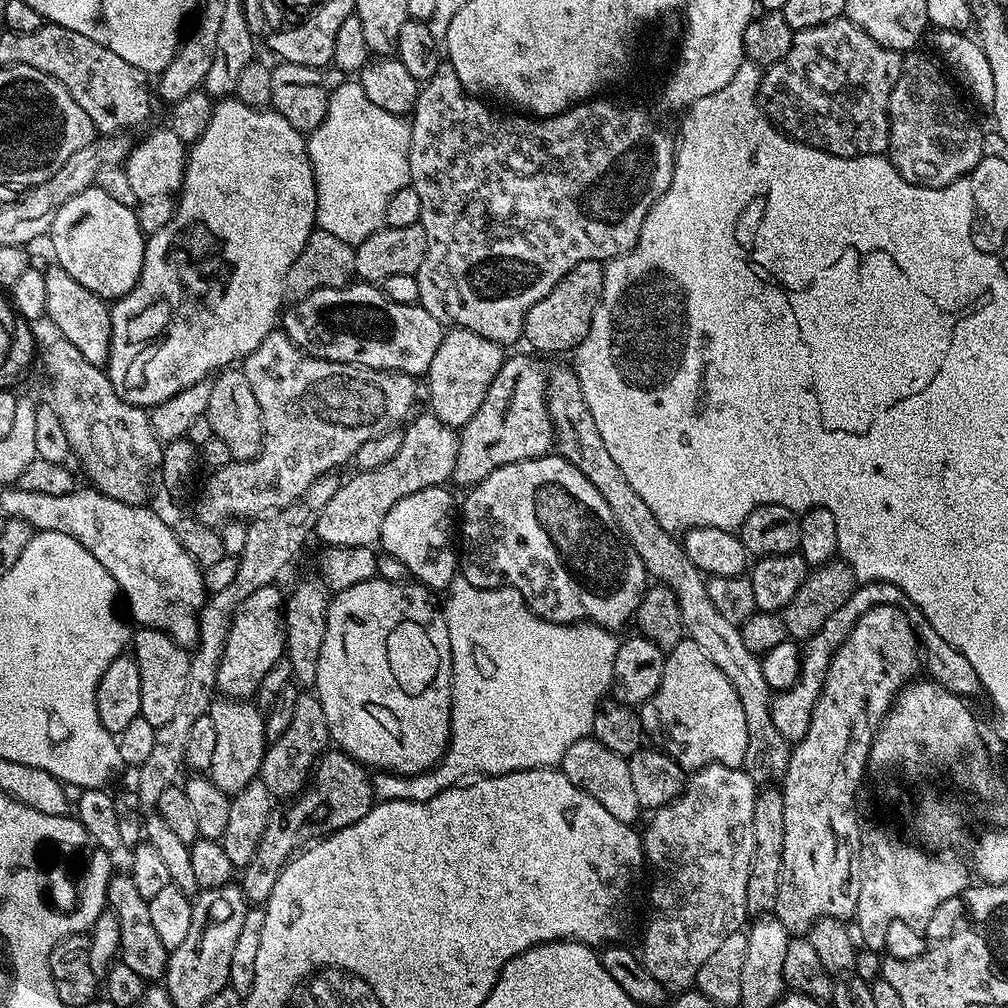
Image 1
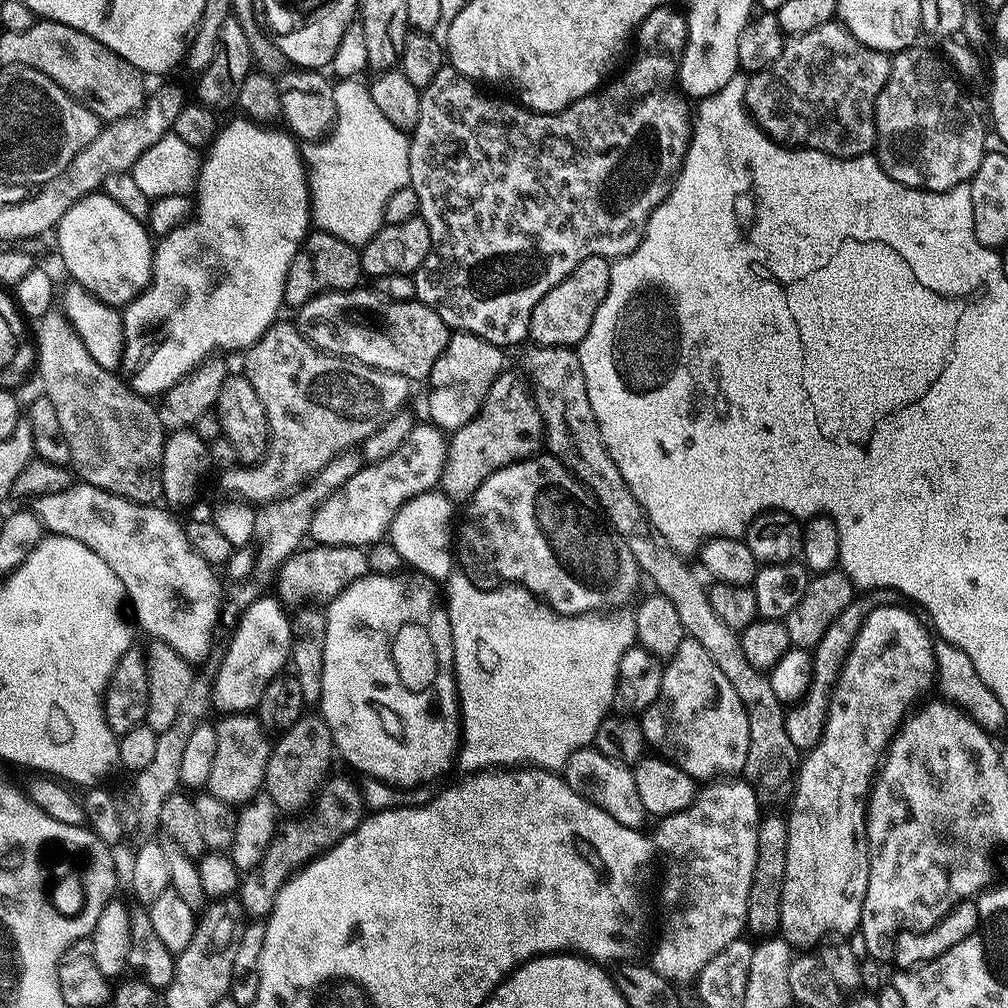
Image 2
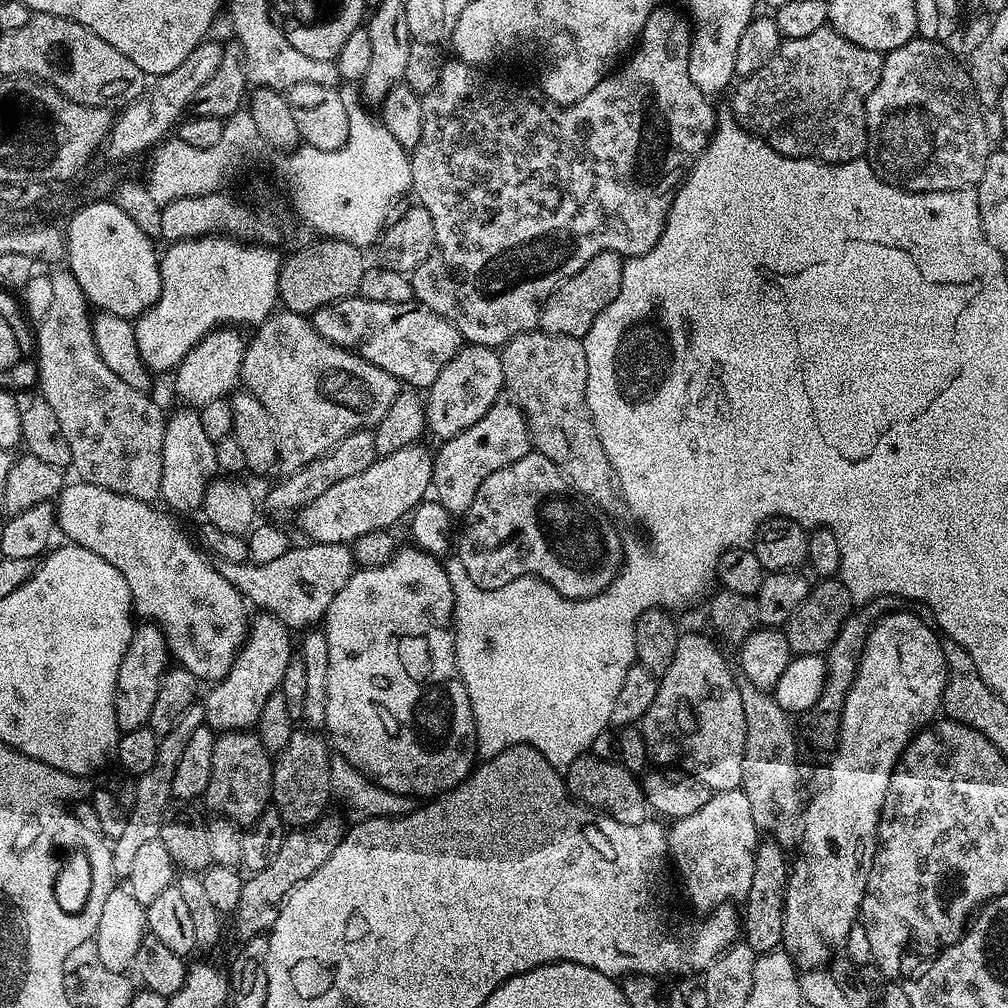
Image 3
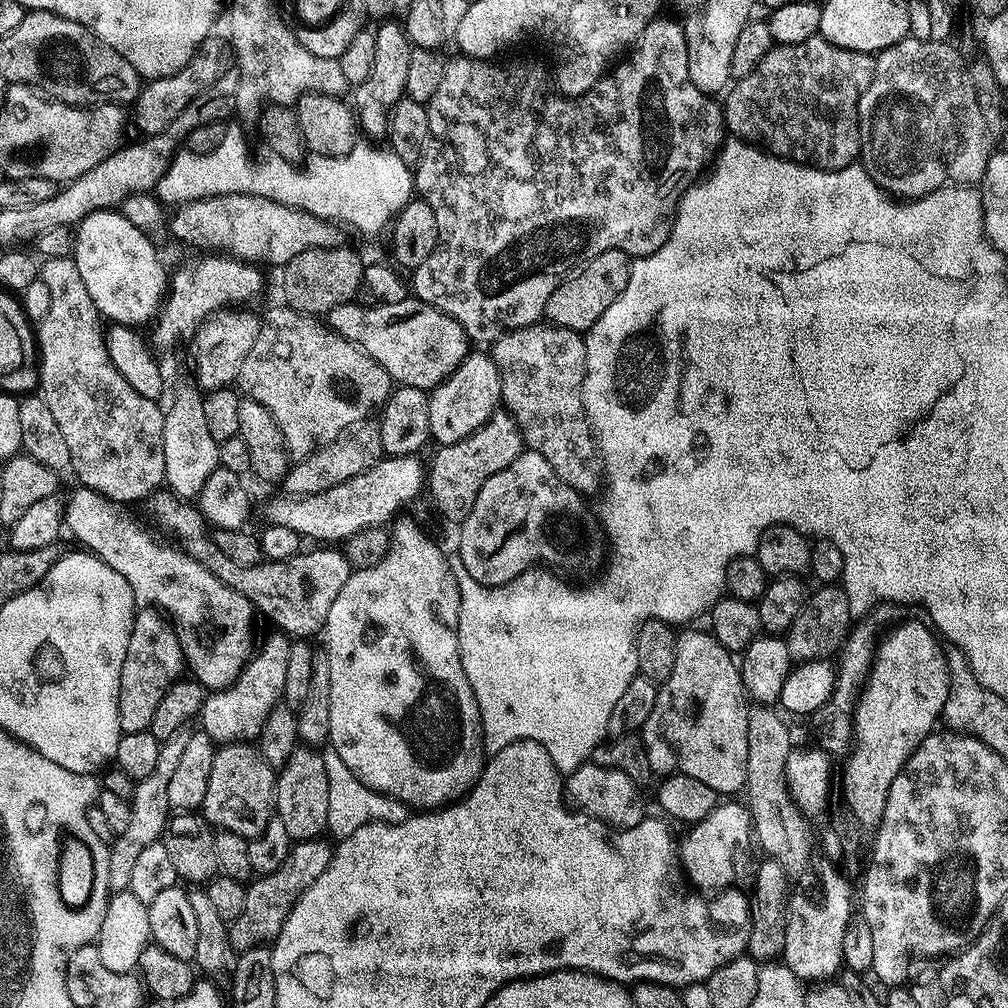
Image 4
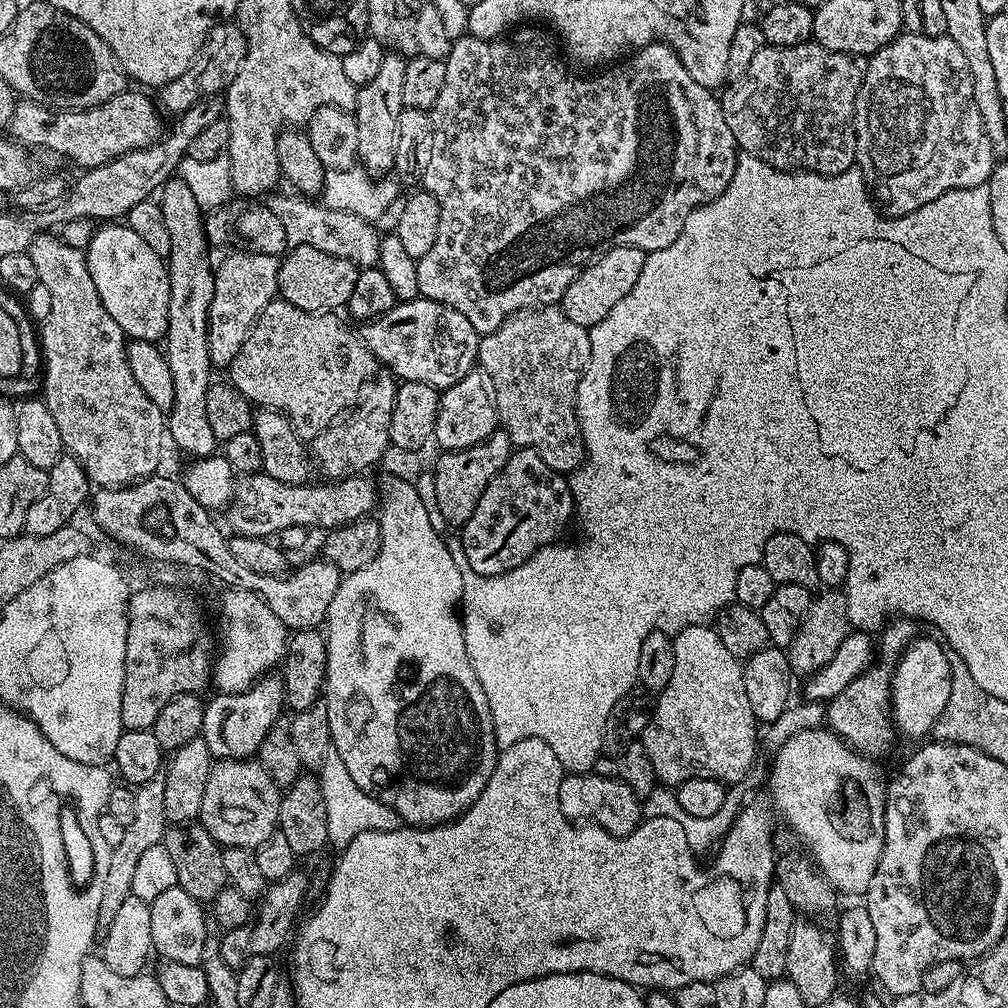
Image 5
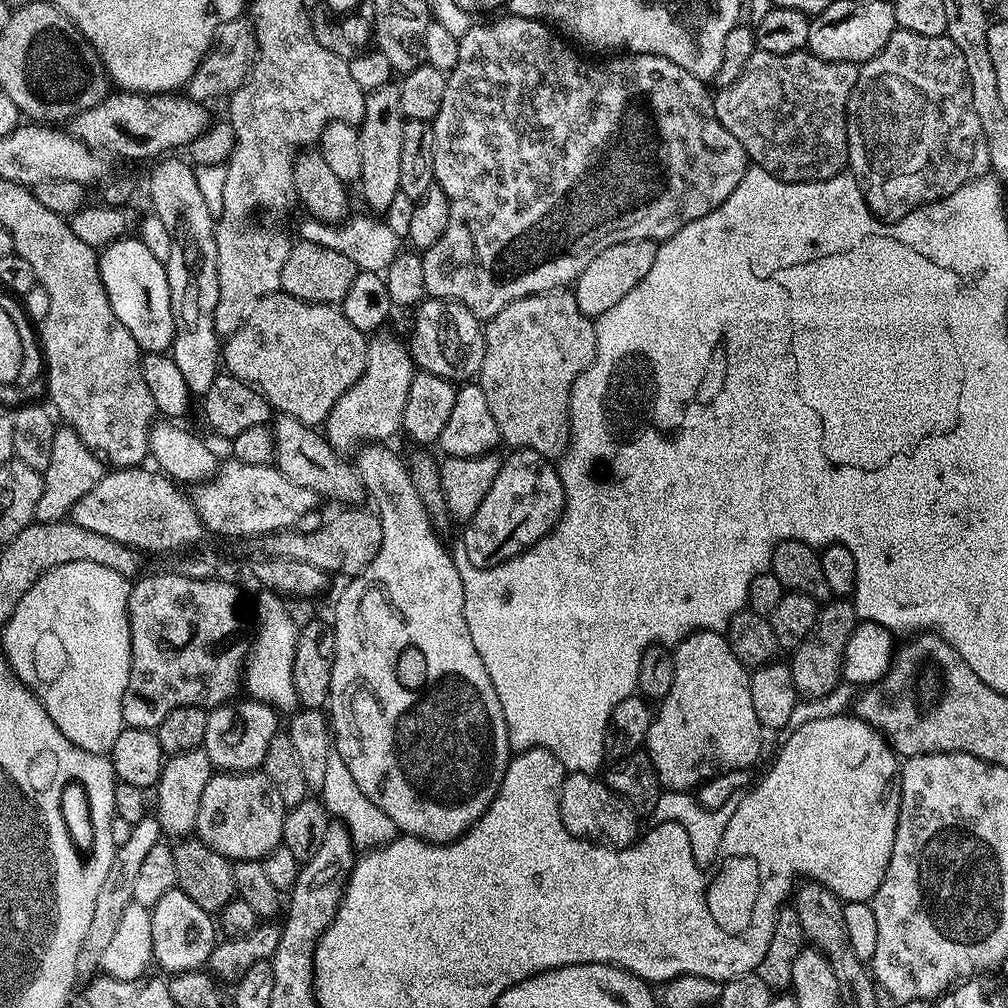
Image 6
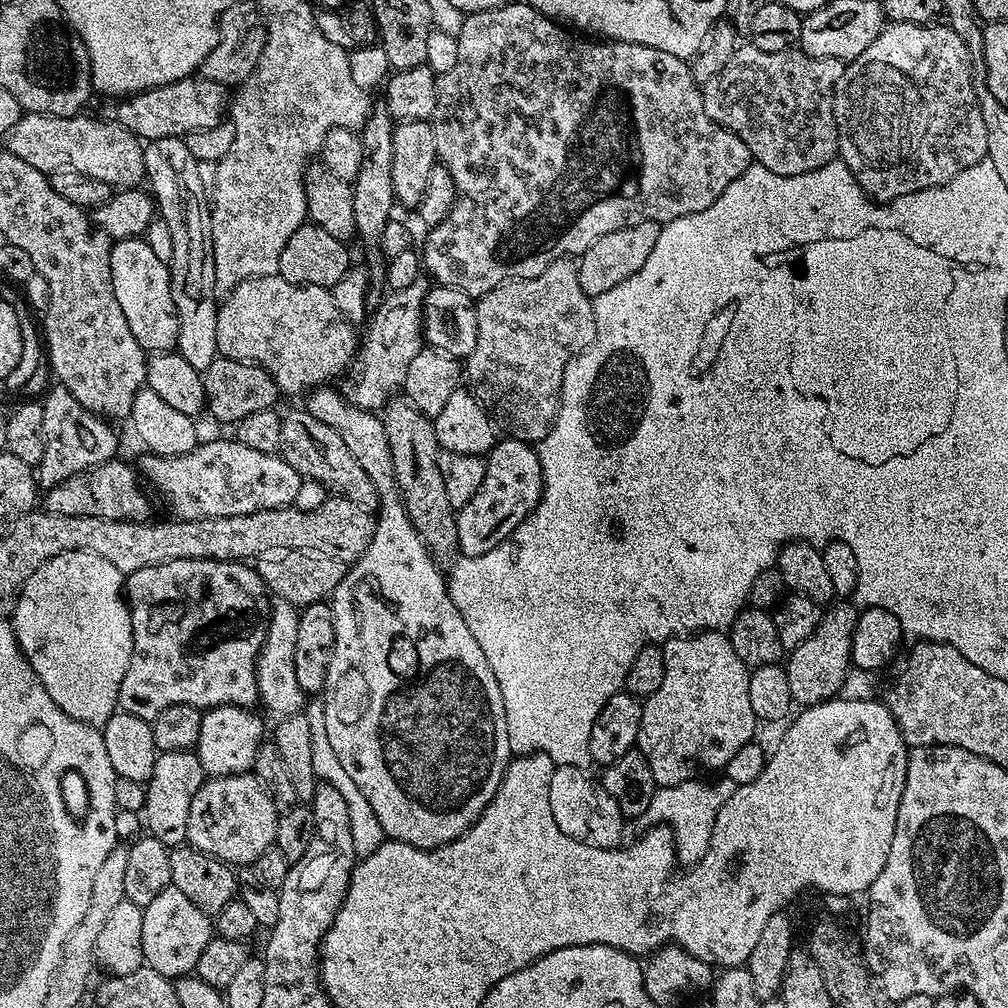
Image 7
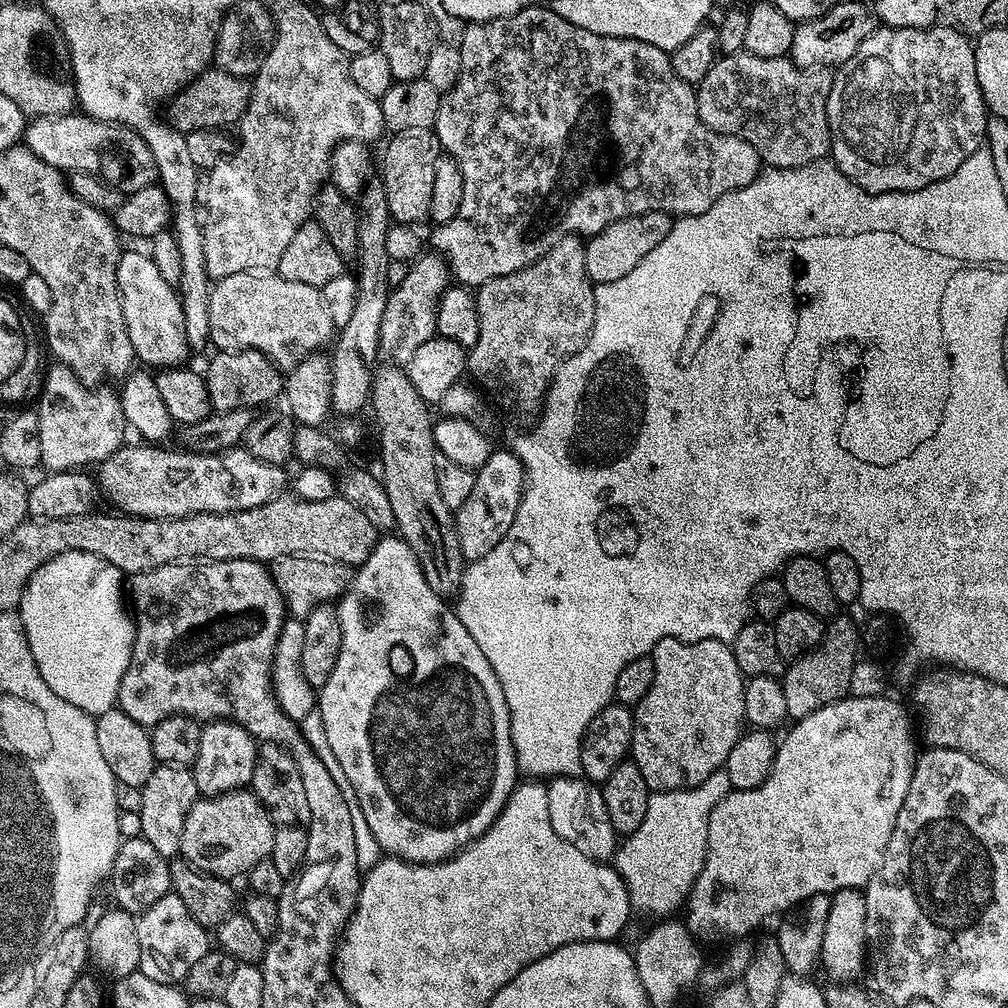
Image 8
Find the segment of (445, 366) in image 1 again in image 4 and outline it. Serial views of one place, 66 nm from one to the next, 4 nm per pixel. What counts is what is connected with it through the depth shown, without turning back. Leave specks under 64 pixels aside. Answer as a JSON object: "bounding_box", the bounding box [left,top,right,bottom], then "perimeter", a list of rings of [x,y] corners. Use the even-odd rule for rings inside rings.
{"bounding_box":[428,350,501,445],"perimeter":[[[484,350],[469,351],[463,362],[441,384],[431,389],[428,398],[431,439],[437,445],[462,442],[462,438],[482,427],[501,404],[500,375],[491,355]]]}

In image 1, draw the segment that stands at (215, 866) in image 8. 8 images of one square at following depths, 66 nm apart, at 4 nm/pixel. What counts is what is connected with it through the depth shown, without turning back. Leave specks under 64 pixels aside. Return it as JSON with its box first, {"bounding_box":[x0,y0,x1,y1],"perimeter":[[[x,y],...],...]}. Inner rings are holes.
{"bounding_box":[206,698,266,794],"perimeter":[[[227,698],[213,699],[208,707],[207,716],[214,722],[216,745],[214,758],[210,762],[206,776],[214,786],[227,794],[240,792],[251,780],[257,779],[262,766],[266,739],[265,713],[257,708],[251,699],[229,700]]]}

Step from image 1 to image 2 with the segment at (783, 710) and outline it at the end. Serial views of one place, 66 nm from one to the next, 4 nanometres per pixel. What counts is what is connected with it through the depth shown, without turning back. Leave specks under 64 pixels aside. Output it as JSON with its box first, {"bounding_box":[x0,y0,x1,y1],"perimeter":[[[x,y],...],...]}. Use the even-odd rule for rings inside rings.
{"bounding_box":[784,588,898,750],"perimeter":[[[877,588],[874,592],[863,593],[859,598],[854,598],[842,614],[834,618],[830,630],[822,634],[822,642],[818,642],[812,655],[813,676],[808,693],[799,703],[794,703],[787,709],[784,721],[786,722],[786,734],[790,734],[790,742],[798,750],[811,750],[824,733],[824,723],[828,717],[828,704],[832,700],[832,692],[836,689],[836,679],[840,677],[840,671],[848,660],[850,650],[856,641],[856,635],[860,633],[860,627],[865,618],[882,604],[895,604],[898,593],[889,588]]]}

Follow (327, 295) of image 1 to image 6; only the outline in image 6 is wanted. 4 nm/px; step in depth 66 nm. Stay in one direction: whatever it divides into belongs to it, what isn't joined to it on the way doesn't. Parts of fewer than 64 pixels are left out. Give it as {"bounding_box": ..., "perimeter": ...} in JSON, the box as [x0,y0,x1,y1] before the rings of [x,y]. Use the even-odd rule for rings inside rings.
{"bounding_box":[406,298,484,382],"perimeter":[[[428,298],[415,309],[412,337],[406,347],[412,354],[413,365],[444,380],[468,382],[479,373],[484,357],[484,329],[481,321],[466,306],[455,300]]]}

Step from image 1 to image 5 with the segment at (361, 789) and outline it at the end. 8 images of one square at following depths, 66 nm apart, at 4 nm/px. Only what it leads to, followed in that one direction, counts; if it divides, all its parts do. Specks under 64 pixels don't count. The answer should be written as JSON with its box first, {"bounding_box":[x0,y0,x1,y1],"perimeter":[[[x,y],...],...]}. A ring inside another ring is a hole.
{"bounding_box":[219,870,308,970],"perimeter":[[[293,870],[290,874],[286,874],[286,878],[271,881],[267,885],[263,896],[255,905],[252,919],[241,928],[225,931],[224,936],[219,937],[220,953],[226,962],[226,966],[238,970],[243,964],[250,962],[250,958],[258,958],[259,956],[275,957],[277,955],[276,951],[284,943],[286,943],[285,945],[289,943],[290,937],[301,919],[300,907],[303,906],[304,895],[308,892],[308,876],[300,871]]]}

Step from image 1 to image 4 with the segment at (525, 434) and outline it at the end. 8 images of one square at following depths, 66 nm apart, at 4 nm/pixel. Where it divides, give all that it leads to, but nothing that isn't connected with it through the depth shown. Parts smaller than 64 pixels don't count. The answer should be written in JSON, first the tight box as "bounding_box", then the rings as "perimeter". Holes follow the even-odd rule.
{"bounding_box":[426,410,525,522],"perimeter":[[[497,410],[474,434],[462,438],[462,442],[439,445],[432,456],[432,465],[429,463],[426,468],[426,492],[432,495],[433,506],[446,519],[463,522],[470,510],[474,510],[482,482],[510,466],[510,462],[514,462],[525,448],[520,430],[507,410]]]}

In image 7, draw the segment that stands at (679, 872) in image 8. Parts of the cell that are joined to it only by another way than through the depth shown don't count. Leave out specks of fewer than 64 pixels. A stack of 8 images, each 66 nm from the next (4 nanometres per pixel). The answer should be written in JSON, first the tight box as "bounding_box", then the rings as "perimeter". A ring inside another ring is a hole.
{"bounding_box":[643,778,738,866],"perimeter":[[[716,778],[713,784],[704,782],[689,782],[679,784],[673,788],[657,787],[650,806],[645,810],[643,819],[652,824],[669,824],[674,835],[674,847],[677,857],[680,857],[688,866],[699,865],[700,861],[694,857],[699,855],[699,847],[707,847],[711,841],[711,828],[716,824],[716,815],[722,806],[733,794],[738,785],[727,778]]]}

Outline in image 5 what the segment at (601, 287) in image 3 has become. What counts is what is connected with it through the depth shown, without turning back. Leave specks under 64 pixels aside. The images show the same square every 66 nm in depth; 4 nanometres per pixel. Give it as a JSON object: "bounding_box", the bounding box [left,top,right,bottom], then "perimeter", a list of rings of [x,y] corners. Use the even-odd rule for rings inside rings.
{"bounding_box":[562,246,646,330],"perimeter":[[[618,246],[608,252],[603,252],[596,257],[592,263],[580,269],[580,273],[566,286],[562,307],[564,316],[570,318],[570,322],[578,322],[578,326],[591,330],[595,324],[602,322],[630,290],[634,290],[634,282],[638,282],[638,274],[642,274],[642,266],[646,259],[646,254],[641,248],[631,248],[630,246]]]}

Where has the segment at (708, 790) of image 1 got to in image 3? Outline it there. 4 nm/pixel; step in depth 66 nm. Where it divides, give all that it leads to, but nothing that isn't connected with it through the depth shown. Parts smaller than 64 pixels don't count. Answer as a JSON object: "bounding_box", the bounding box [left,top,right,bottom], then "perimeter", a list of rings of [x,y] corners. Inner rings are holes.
{"bounding_box":[667,788,758,913],"perimeter":[[[740,788],[712,792],[702,810],[681,820],[673,819],[667,833],[671,863],[680,871],[680,880],[698,911],[711,913],[716,910],[711,908],[727,900],[743,901],[747,897],[754,875],[758,833],[750,802]]]}

